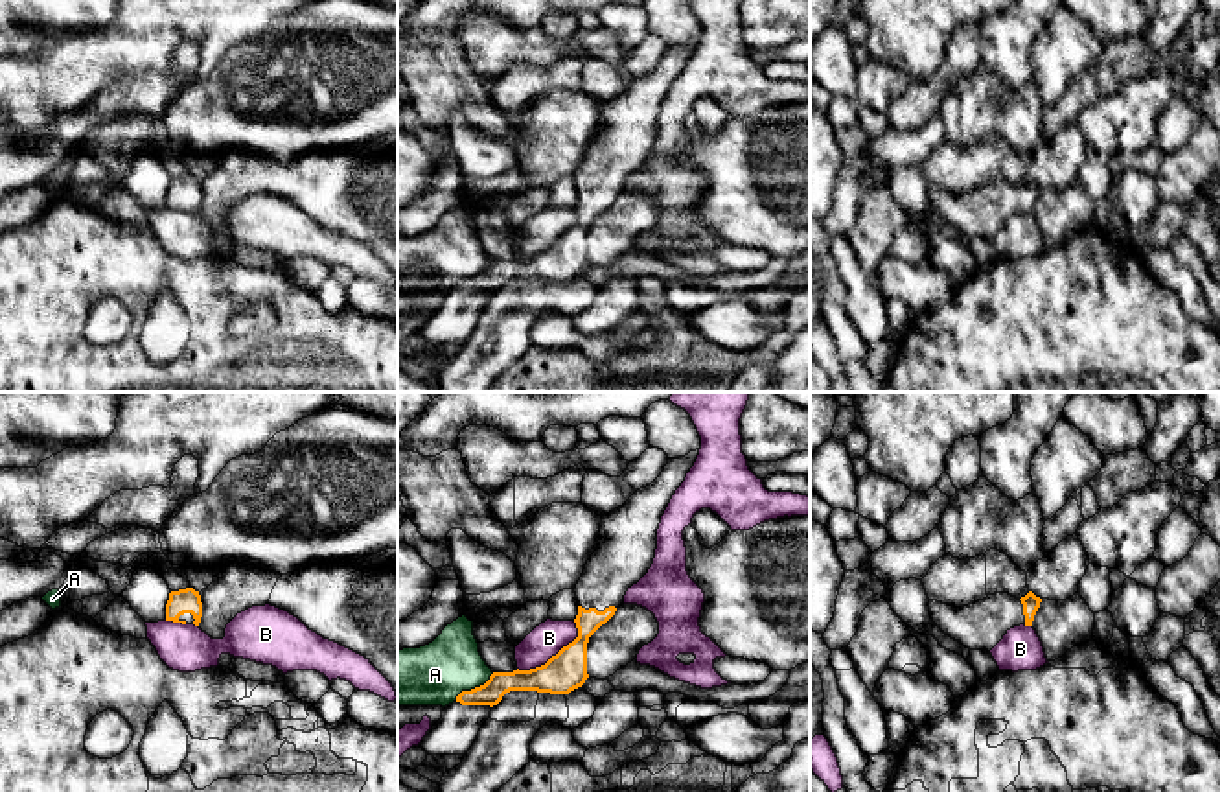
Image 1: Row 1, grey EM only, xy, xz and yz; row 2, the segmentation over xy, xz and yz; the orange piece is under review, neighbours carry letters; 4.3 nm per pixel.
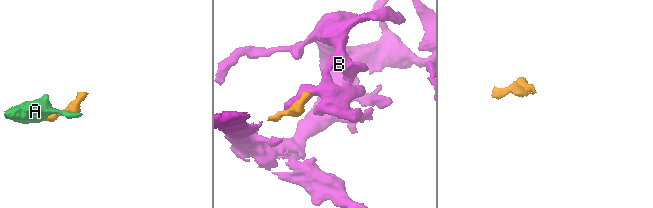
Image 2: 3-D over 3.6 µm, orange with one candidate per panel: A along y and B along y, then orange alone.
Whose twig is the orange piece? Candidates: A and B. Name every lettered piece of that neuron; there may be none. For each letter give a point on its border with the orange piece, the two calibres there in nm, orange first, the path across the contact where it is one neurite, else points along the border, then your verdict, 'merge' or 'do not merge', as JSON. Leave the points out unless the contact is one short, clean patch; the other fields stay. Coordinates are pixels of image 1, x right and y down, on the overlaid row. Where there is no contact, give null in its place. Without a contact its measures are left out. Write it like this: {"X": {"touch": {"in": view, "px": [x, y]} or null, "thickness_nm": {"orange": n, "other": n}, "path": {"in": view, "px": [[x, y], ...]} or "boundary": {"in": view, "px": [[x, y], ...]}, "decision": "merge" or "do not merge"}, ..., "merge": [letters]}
{"A": {"touch": {"in": "xz", "px": [475, 687]}, "thickness_nm": {"orange": 100, "other": 280}, "decision": "do not merge"}, "B": {"touch": {"in": "xz", "px": [553, 656]}, "thickness_nm": {"orange": 170, "other": 150}, "boundary": {"in": "xz", "px": [[576, 623], [576, 636], [543, 663], [518, 669]]}, "decision": "do not merge"}, "merge": []}

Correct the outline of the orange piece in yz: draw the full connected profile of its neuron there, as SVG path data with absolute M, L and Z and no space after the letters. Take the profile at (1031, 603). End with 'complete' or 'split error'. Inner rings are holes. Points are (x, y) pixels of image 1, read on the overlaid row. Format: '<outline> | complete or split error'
M1032 591L1021 599L996 593L963 608L929 600L929 615L946 635L963 646L990 652L1010 628L1032 626L1040 602L1042 599Z | split error

